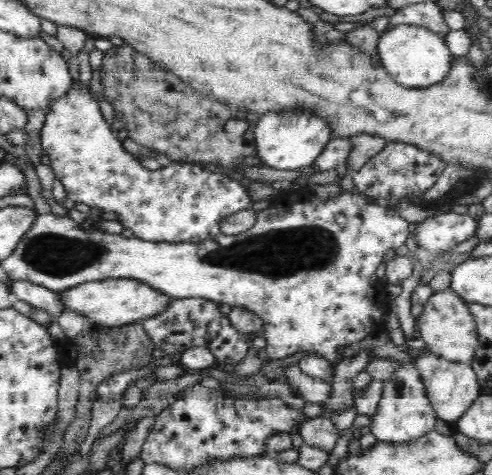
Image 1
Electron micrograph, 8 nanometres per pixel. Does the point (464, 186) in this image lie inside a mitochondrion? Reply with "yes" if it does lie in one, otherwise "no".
yes

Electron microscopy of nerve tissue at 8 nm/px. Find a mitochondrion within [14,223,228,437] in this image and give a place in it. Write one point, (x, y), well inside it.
(47, 253)

